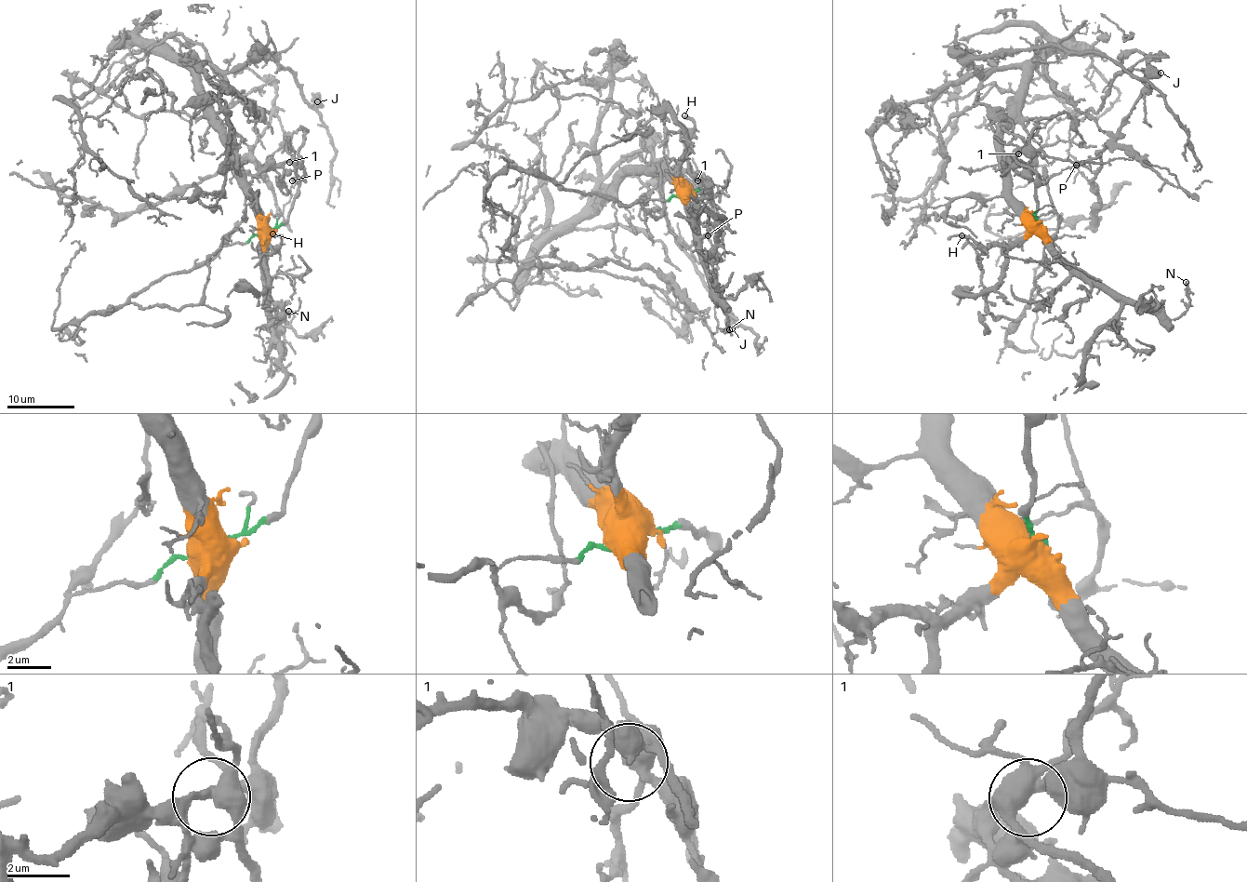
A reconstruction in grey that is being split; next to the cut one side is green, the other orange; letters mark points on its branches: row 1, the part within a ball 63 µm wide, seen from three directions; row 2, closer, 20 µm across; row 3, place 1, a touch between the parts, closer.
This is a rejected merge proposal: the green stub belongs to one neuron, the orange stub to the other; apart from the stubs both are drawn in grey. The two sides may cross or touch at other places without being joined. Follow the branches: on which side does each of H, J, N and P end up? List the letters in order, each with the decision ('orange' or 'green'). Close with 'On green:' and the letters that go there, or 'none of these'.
H: orange
J: orange
N: orange
P: orange
On green: none of these

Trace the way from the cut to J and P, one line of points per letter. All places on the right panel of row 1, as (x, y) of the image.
J: (1040, 223), (1012, 196), (1003, 160), (1020, 67), (982, 76), (971, 60), (1054, 46), (1161, 73)
P: (1040, 223), (1012, 196), (1012, 185), (1004, 174), (1005, 164), (1014, 155), (1028, 151), (1086, 162), (1075, 165)

